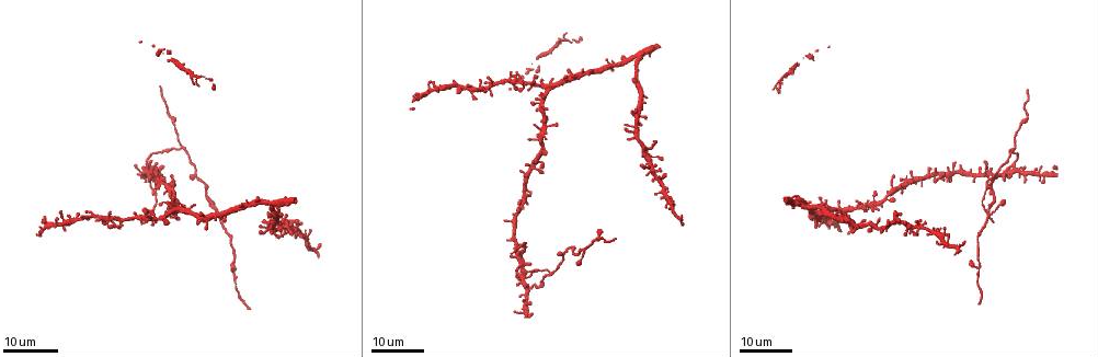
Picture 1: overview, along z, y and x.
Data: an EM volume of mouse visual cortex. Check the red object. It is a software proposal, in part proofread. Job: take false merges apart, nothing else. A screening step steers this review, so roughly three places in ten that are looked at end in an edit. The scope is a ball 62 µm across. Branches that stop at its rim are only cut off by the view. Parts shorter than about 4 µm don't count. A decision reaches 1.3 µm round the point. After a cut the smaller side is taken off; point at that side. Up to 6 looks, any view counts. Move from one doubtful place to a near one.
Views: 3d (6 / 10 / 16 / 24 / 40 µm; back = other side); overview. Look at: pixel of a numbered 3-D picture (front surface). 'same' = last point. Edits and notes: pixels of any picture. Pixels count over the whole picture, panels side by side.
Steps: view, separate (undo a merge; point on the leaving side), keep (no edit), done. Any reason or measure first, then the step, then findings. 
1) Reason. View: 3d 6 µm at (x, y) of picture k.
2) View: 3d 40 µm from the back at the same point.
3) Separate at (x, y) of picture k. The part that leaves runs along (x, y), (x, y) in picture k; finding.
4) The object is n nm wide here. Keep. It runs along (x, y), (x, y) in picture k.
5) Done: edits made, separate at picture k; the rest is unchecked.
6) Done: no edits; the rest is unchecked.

Three arms meet. View: 3d 16 µm at (180, 145) of picture 1.

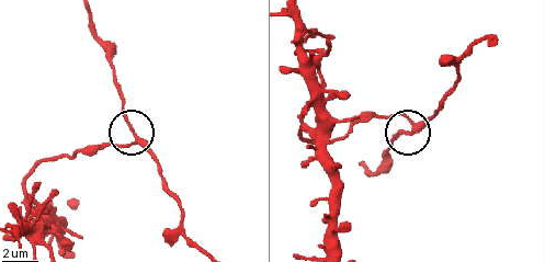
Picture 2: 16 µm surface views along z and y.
View: 3d 6 µm at (139, 138) of picture 2.

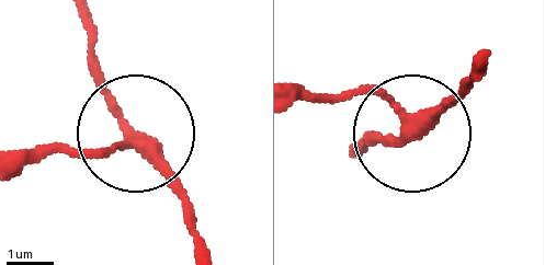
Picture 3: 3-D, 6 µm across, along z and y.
Keep. It runs along (293, 101), (376, 93), (407, 136), (367, 136) in picture 3; all the same neuron.

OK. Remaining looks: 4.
Three arms meet. View: 3d 24 µm at (521, 254) of picture 1.

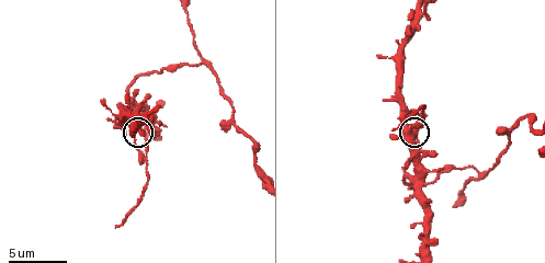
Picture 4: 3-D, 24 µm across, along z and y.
Zoom in. View: 3d 10 µm at (417, 132) of picture 4.

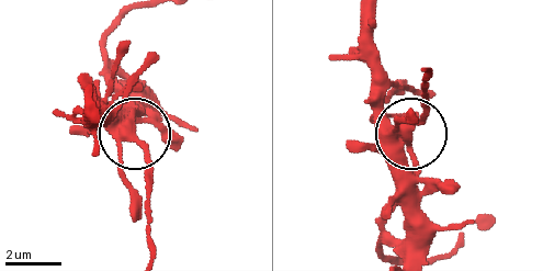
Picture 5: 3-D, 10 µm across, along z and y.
The object is 360 nm wide here. Keep. One neuron here.

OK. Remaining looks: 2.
Two arms in line, one across. View: 3d 24 µm at (269, 204) of picture 1.

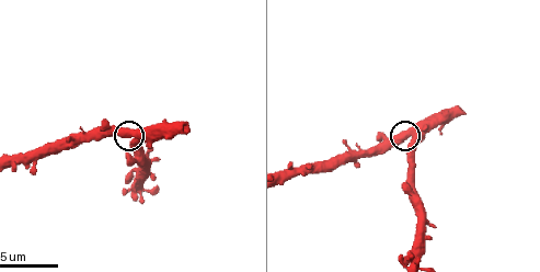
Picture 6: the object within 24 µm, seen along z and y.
Zoom in. View: 3d 10 µm at (130, 134) of picture 6.

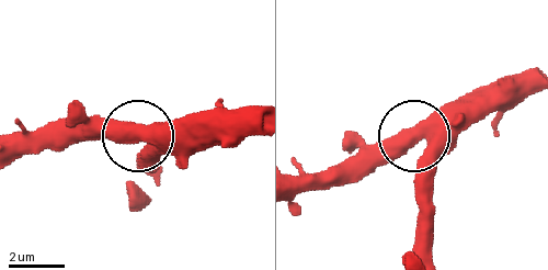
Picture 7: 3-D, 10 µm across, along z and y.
The object is 510 nm wide here. Keep. Continuous, no second neuron.

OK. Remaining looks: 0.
Done: no edits; the rest is unchecked.

